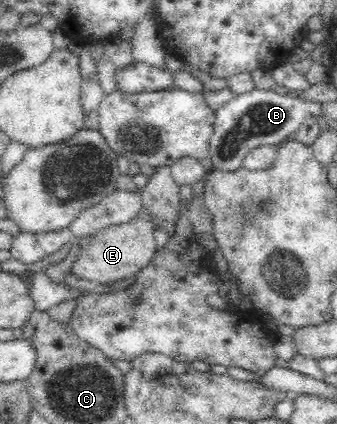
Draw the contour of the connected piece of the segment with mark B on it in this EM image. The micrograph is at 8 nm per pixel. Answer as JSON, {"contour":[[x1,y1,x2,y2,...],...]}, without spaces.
{"contour":[[254,89,249,93,234,95,231,100,223,104,215,112,214,132,209,141,209,158,213,165,212,169,224,172,236,172,236,170,240,170,246,156,252,150,264,145,280,146,280,144,289,140,295,134,295,131,302,125,305,117,308,117,309,114,319,117,320,105,320,103,300,99,294,93,287,92,286,95,282,95,270,89]]}

